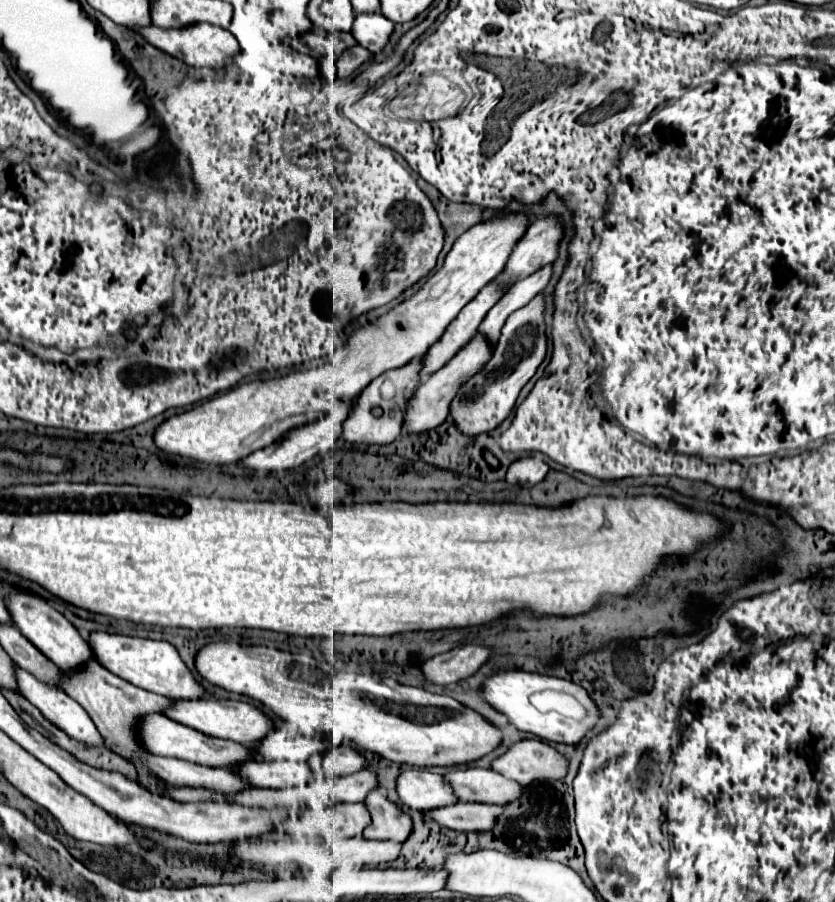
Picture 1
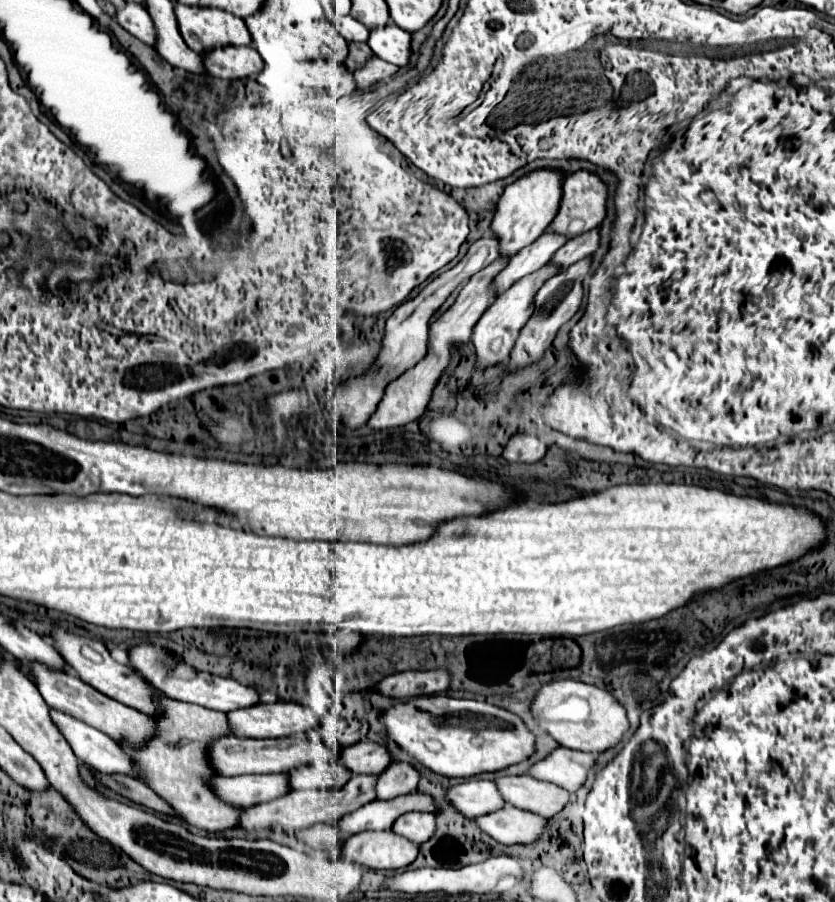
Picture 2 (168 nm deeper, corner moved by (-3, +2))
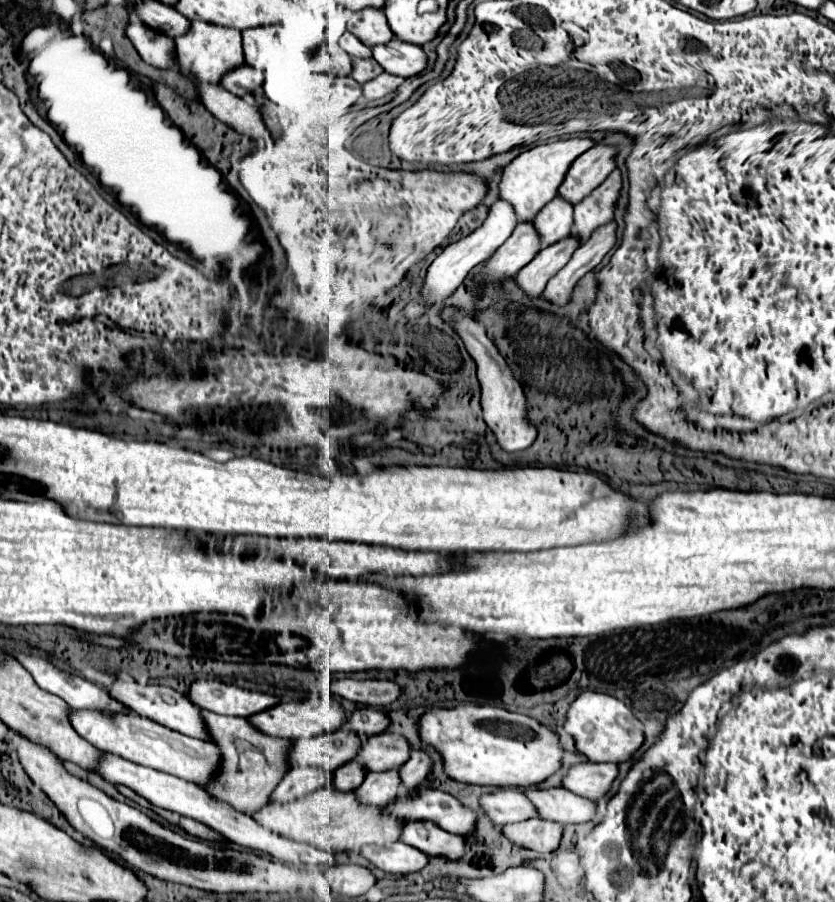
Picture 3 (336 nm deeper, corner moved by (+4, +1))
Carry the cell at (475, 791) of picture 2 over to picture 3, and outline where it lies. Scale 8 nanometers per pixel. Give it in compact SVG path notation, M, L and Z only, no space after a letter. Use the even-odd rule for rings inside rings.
M502 789L496 793L482 795L482 807L496 825L520 823L538 817L536 807L518 789Z

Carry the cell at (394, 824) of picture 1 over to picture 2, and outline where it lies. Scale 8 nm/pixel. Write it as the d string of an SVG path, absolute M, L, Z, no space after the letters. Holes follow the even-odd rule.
M407 812L395 820L391 830L415 844L423 844L435 832L435 816L427 812Z

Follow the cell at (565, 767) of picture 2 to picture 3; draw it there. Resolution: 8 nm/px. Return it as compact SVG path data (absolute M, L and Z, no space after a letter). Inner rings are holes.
M580 763L570 769L564 779L564 787L576 795L598 801L604 797L618 775L616 763Z

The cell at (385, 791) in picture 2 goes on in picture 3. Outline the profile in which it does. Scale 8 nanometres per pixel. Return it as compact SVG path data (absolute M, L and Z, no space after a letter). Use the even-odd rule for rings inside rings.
M422 749L412 751L410 761L400 767L402 789L412 789L412 787L420 785L432 773L432 767L434 767L434 761L426 751L422 751Z

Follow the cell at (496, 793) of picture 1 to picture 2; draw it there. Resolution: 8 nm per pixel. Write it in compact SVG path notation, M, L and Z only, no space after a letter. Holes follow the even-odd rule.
M501 776L495 780L495 786L507 804L543 818L555 816L571 798L567 790L531 776Z

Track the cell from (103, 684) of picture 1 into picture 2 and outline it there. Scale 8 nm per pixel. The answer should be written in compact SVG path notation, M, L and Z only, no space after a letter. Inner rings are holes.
M157 696L155 704L159 706L159 714L153 716L155 734L137 746L125 746L125 742L121 744L121 750L139 770L137 778L147 784L159 798L163 798L185 824L205 832L221 832L233 828L239 808L223 806L223 802L219 802L219 798L215 798L215 794L211 794L211 790L203 786L203 778L209 778L213 774L213 770L207 766L205 756L211 738L231 734L227 716L223 712L197 704L171 700L167 696Z

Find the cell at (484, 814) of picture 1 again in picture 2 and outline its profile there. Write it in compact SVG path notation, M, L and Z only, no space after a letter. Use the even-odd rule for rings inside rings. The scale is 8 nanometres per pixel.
M505 806L497 812L473 818L473 822L501 844L519 844L533 842L535 838L539 838L539 834L543 832L545 818L527 810L519 810L515 806Z

